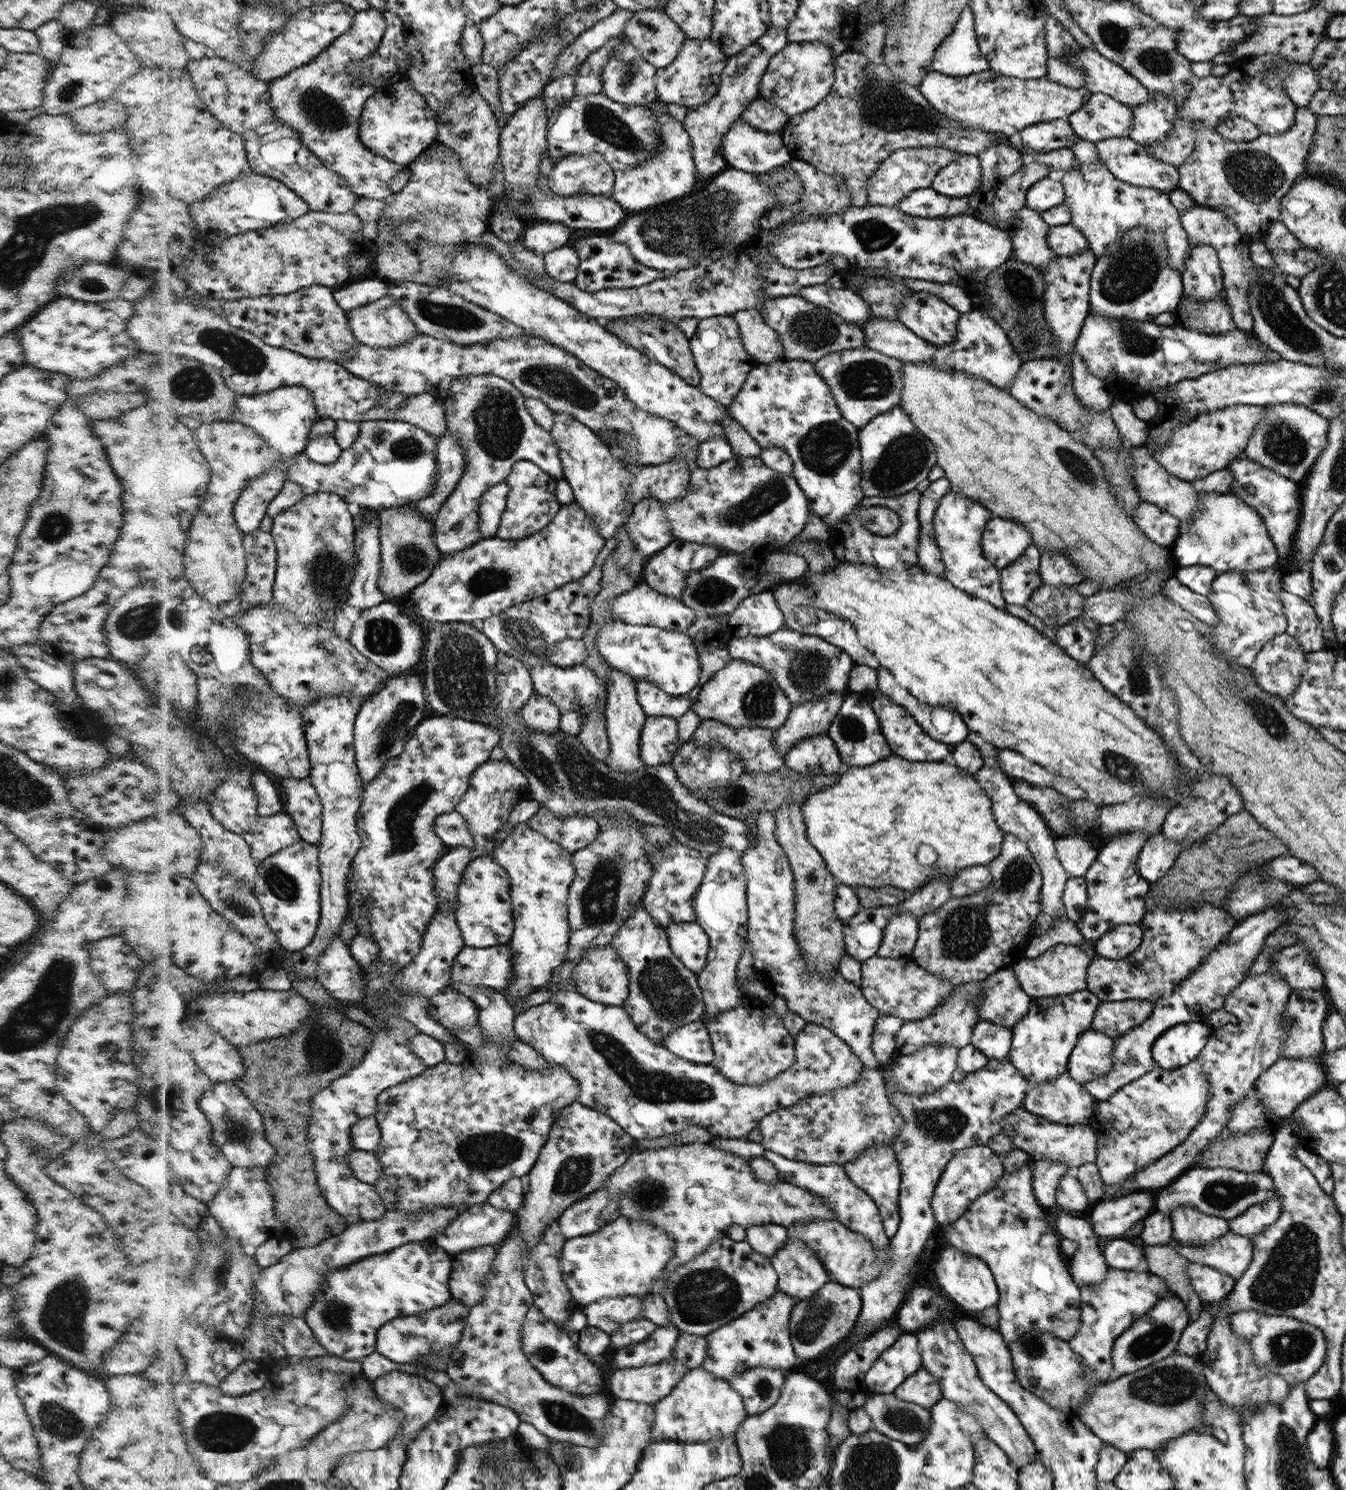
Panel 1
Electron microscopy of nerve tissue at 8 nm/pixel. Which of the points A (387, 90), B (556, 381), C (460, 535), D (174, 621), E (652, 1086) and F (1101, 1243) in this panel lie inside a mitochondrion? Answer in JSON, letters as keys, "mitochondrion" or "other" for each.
{"A":"other","B":"mitochondrion","C":"other","D":"mitochondrion","E":"mitochondrion","F":"other"}

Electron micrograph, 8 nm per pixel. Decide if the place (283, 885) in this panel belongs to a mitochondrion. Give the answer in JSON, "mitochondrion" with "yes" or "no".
{"mitochondrion":"yes"}

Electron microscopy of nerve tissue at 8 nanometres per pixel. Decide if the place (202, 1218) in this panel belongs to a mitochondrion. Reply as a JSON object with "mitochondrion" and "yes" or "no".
{"mitochondrion":"no"}

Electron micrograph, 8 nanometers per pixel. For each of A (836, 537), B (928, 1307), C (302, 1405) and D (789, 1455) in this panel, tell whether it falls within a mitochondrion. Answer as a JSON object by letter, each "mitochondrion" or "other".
{"A":"other","B":"mitochondrion","C":"other","D":"mitochondrion"}

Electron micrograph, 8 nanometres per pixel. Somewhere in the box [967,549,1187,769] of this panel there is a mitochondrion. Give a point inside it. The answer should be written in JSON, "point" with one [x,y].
{"point":[1139,679]}

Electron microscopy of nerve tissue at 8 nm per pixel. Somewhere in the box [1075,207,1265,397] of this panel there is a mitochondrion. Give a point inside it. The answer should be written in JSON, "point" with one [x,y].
{"point":[1133,269]}

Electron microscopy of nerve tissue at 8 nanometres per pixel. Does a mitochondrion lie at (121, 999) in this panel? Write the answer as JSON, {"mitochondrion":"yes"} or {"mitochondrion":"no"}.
{"mitochondrion":"no"}

